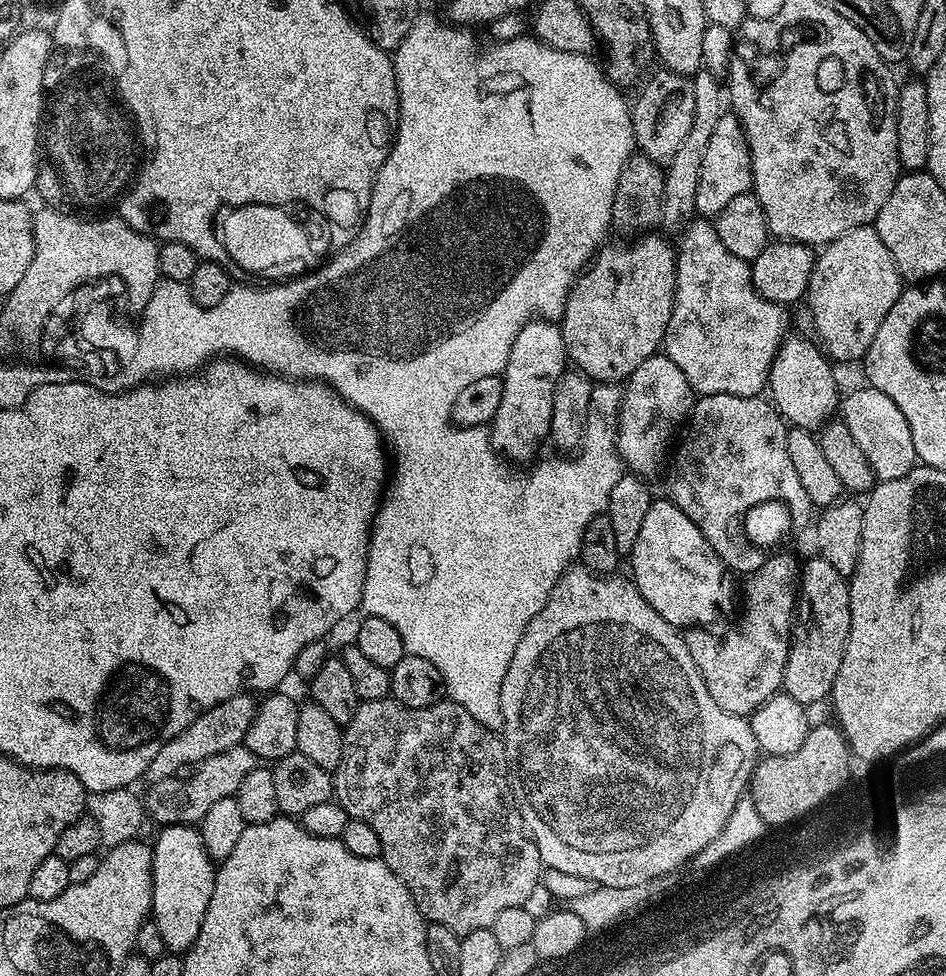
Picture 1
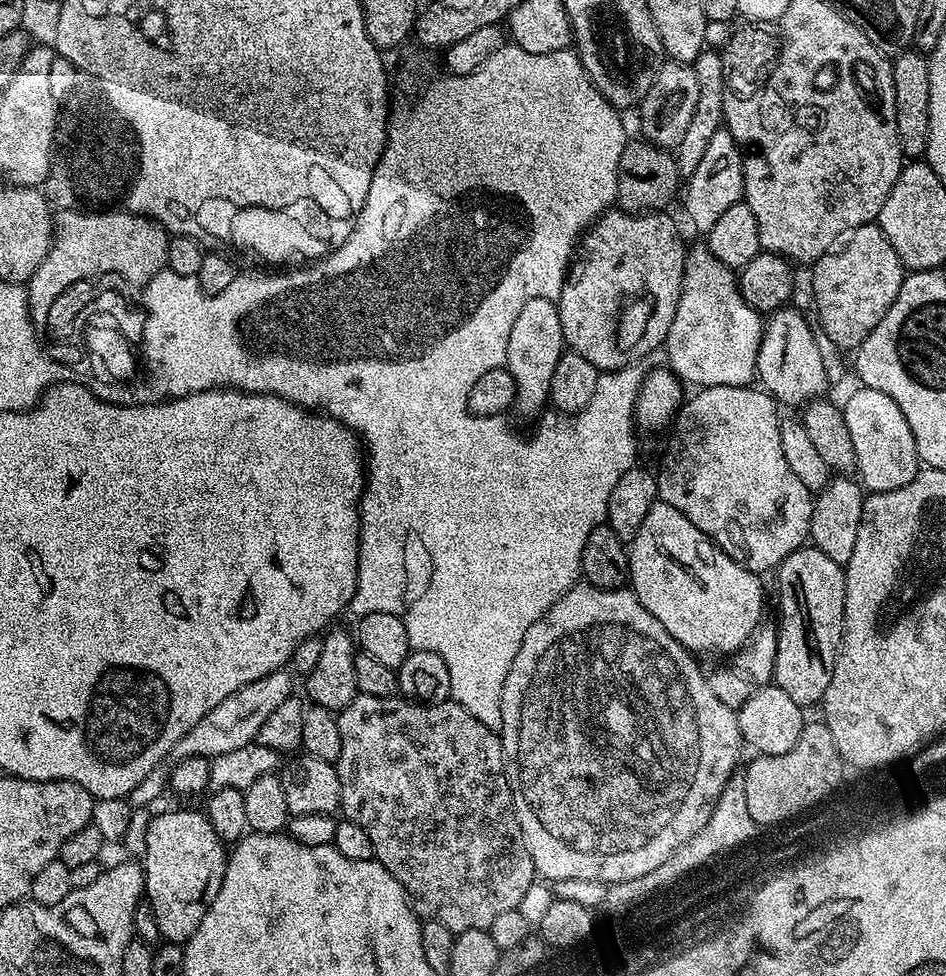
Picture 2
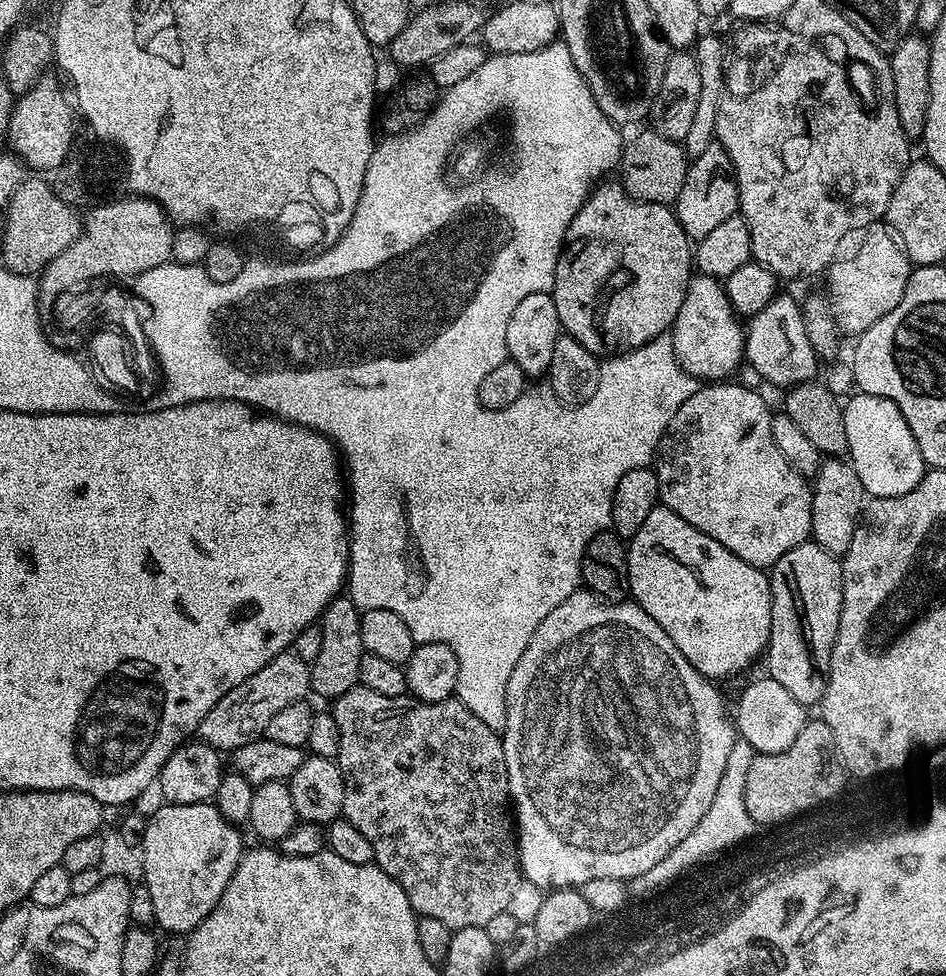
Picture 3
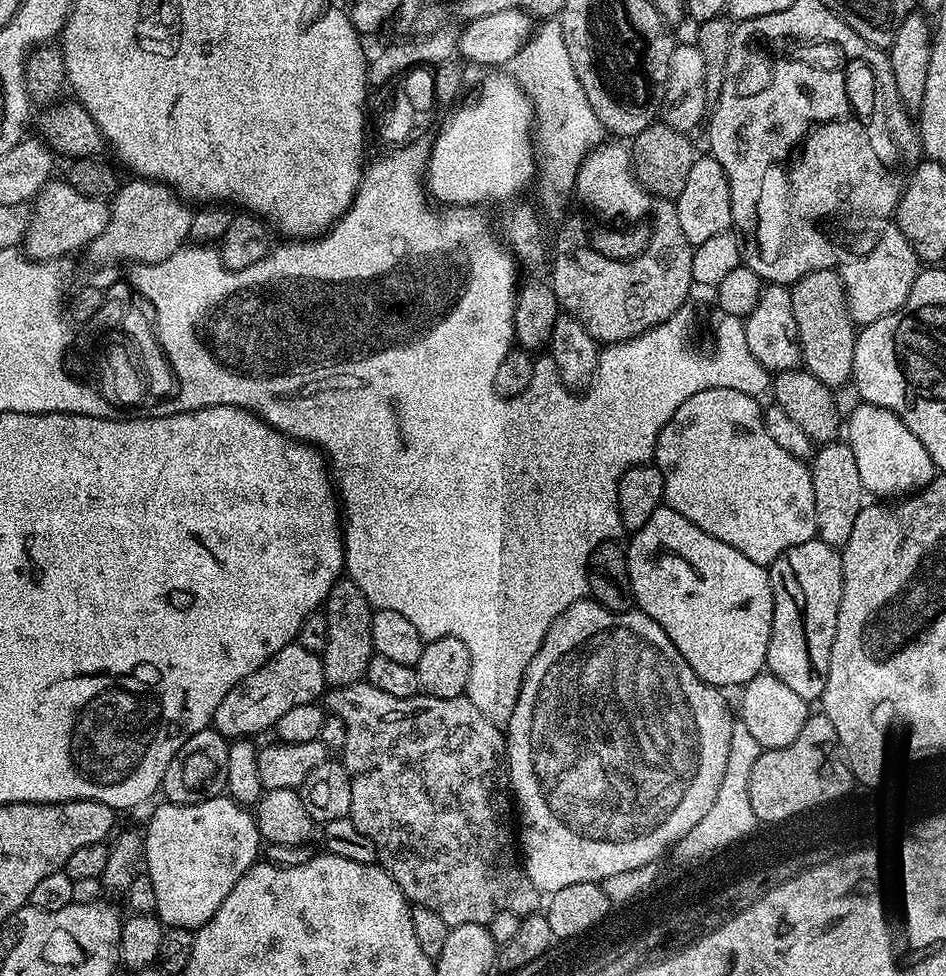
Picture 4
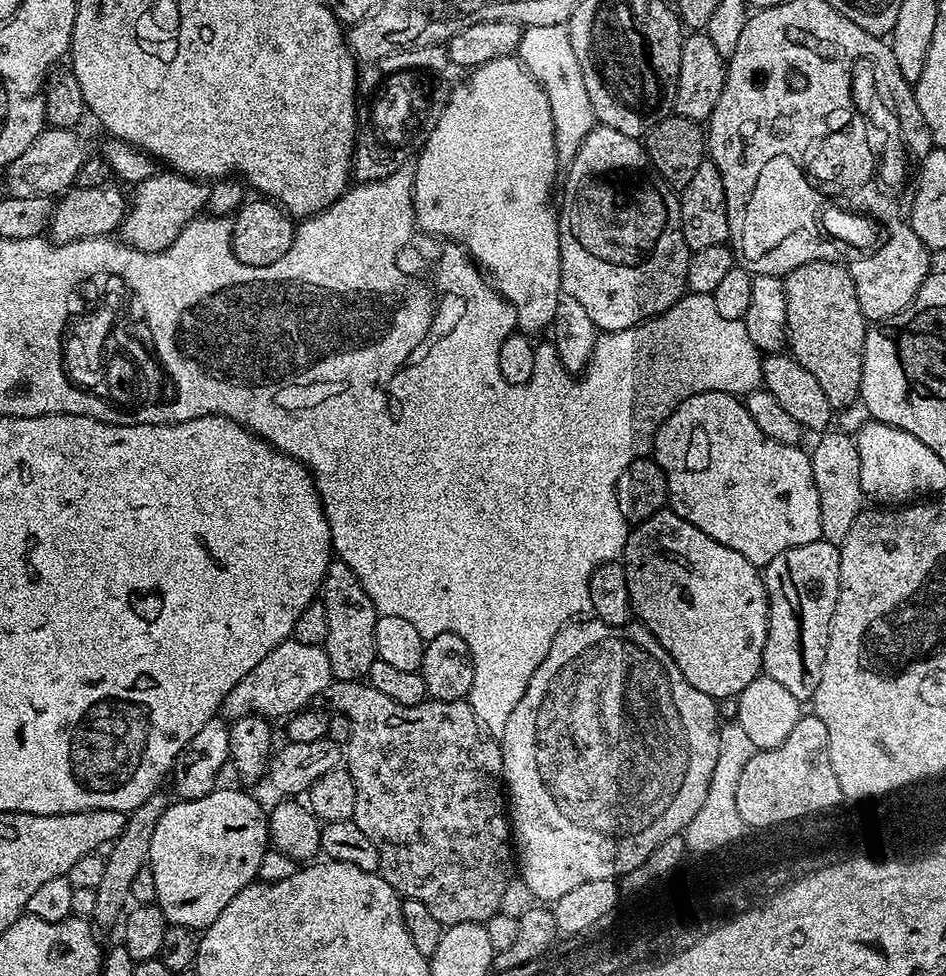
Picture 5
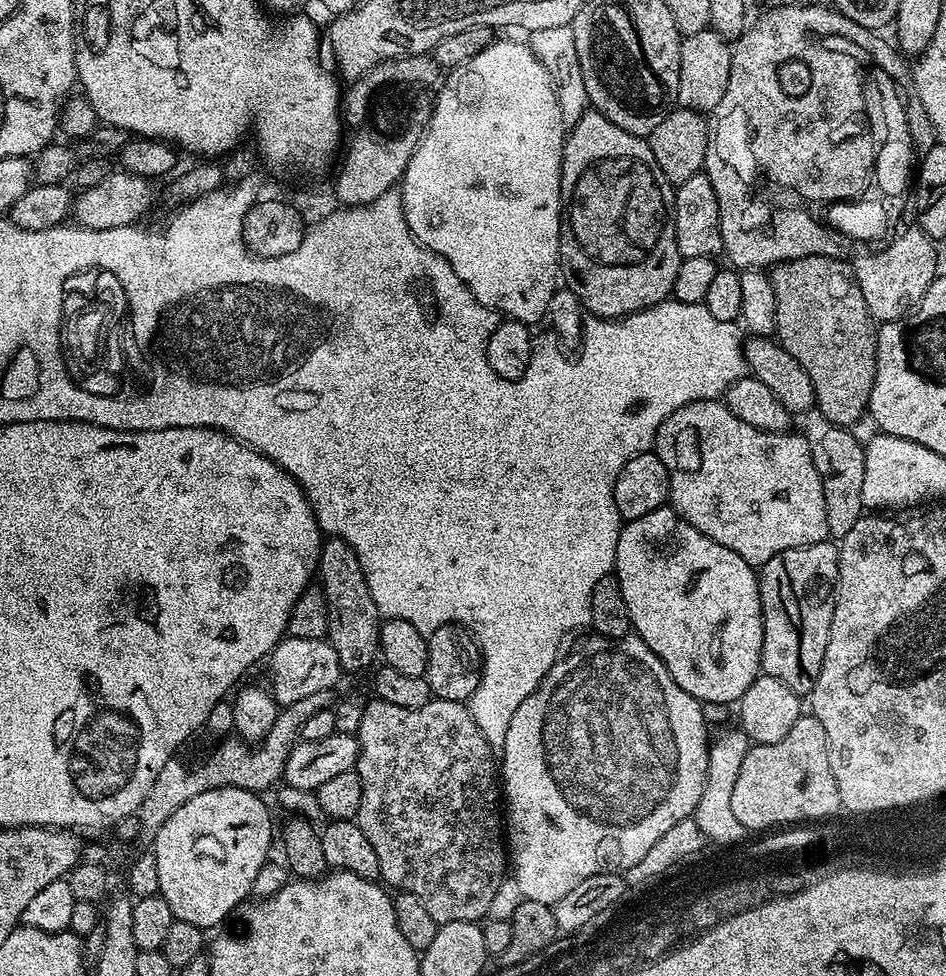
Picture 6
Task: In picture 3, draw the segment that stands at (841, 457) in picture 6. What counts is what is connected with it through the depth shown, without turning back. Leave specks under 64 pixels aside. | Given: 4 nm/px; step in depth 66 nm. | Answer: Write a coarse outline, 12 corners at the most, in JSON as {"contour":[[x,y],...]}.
{"contour":[[828,458],[812,490],[811,539],[850,550],[866,493],[847,459]]}

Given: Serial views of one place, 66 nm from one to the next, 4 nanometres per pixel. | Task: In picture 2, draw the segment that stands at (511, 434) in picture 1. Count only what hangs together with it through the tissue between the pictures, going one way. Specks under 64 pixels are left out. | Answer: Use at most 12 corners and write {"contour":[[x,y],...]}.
{"contour":[[530,298],[506,346],[515,411],[545,411],[566,345],[557,301]]}

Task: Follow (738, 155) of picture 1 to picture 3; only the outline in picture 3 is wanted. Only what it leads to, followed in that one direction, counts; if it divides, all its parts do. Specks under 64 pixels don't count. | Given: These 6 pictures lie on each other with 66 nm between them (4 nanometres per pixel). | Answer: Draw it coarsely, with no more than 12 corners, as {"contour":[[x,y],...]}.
{"contour":[[719,142],[691,157],[674,202],[689,241],[737,215],[736,171]]}

